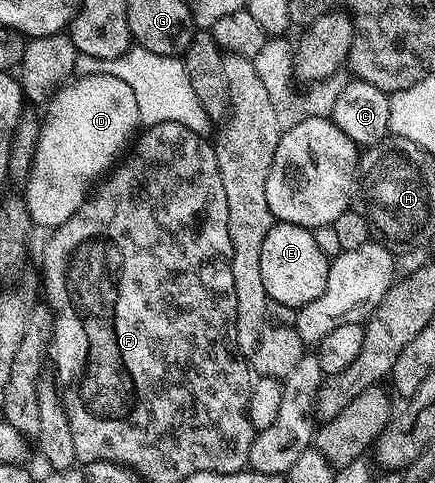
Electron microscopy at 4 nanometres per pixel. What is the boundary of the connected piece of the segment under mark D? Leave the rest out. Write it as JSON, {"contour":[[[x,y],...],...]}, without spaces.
{"contour":[[[116,76],[75,77],[54,92],[48,108],[50,115],[41,119],[30,181],[24,186],[30,219],[38,228],[53,228],[72,217],[99,179],[119,161],[118,153],[140,126],[132,88]]]}

